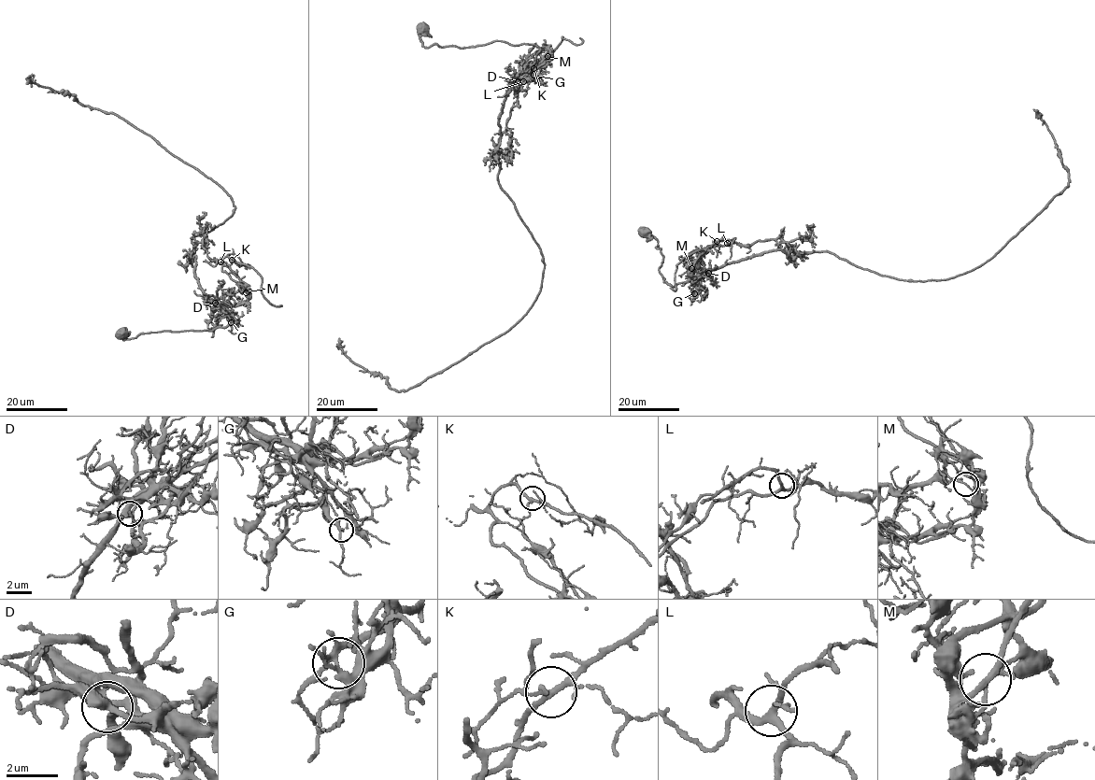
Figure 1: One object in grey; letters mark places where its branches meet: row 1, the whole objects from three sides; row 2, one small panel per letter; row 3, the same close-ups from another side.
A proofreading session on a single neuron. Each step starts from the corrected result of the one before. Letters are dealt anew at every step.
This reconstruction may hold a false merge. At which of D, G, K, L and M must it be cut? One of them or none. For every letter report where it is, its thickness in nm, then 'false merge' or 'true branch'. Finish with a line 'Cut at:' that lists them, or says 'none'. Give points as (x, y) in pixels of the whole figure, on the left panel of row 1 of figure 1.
D: place (215, 303); calibre 200 nm; true branch
G: place (231, 322); calibre 190 nm; true branch
K: place (232, 260); calibre 200 nm; true branch
L: place (220, 262); calibre 220 nm; true branch
M: place (246, 292); calibre 130 nm; false merge
Cut at: M

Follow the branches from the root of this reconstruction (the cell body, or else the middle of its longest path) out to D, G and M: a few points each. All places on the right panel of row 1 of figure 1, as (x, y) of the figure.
D: (645, 233), (657, 241), (656, 248), (661, 248), (663, 261), (659, 272), (664, 282), (674, 286), (708, 273)
G: (645, 233), (661, 248), (659, 272), (664, 282), (674, 286), (698, 276), (700, 287), (694, 293)
M: (645, 233), (661, 248), (659, 272), (664, 282), (674, 286), (697, 277), (702, 269), (691, 269)

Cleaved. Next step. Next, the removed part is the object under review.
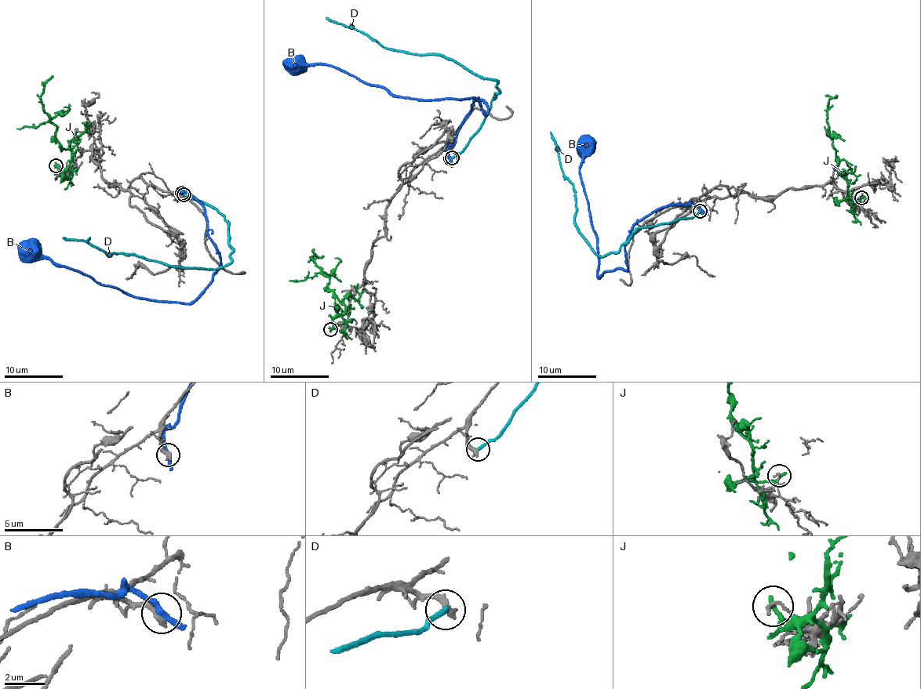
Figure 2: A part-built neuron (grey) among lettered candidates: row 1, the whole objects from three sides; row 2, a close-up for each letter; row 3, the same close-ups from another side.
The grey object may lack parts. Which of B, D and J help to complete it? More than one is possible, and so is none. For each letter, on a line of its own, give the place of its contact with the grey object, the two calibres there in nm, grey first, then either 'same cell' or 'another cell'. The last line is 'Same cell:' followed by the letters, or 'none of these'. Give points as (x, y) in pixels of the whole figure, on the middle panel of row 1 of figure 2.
B: contact (450, 158); calibres 440 and 280 nm; another cell
D: contact (452, 157); calibres 400 and 260 nm; another cell
J: contact (330, 329); calibres 170 and 200 nm; another cell
Same cell: none of these

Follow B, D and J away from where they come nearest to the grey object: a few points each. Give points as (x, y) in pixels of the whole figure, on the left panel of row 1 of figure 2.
B: (181, 194), (199, 202), (220, 267), (191, 302), (127, 295), (49, 259), (37, 259), (17, 244)
D: (183, 194), (226, 221), (232, 250), (228, 263), (208, 270), (169, 266), (63, 237)
J: (56, 165), (63, 170), (71, 151), (61, 146), (57, 125), (44, 111), (42, 88), (52, 76)

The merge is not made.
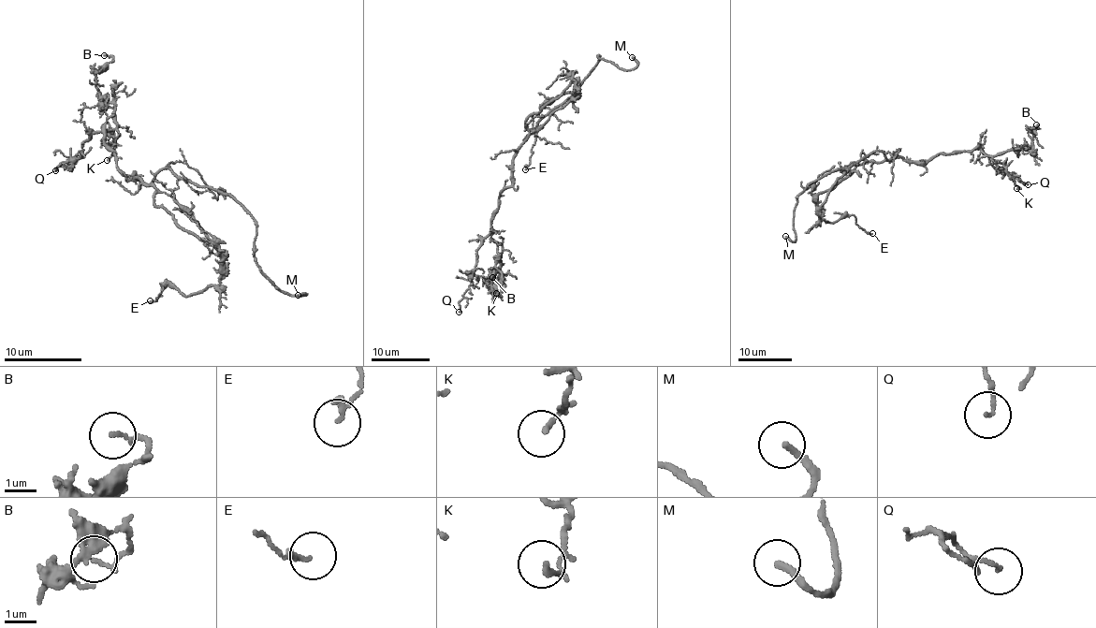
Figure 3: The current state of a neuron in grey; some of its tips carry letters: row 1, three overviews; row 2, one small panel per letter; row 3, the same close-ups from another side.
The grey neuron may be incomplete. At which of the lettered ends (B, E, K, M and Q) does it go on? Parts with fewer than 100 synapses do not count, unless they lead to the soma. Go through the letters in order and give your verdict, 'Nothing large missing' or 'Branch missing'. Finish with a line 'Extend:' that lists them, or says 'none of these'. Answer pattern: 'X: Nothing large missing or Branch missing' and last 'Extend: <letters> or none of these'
B: Nothing large missing
E: Nothing large missing
K: Nothing large missing
M: Branch missing
Q: Nothing large missing
Extend: M

